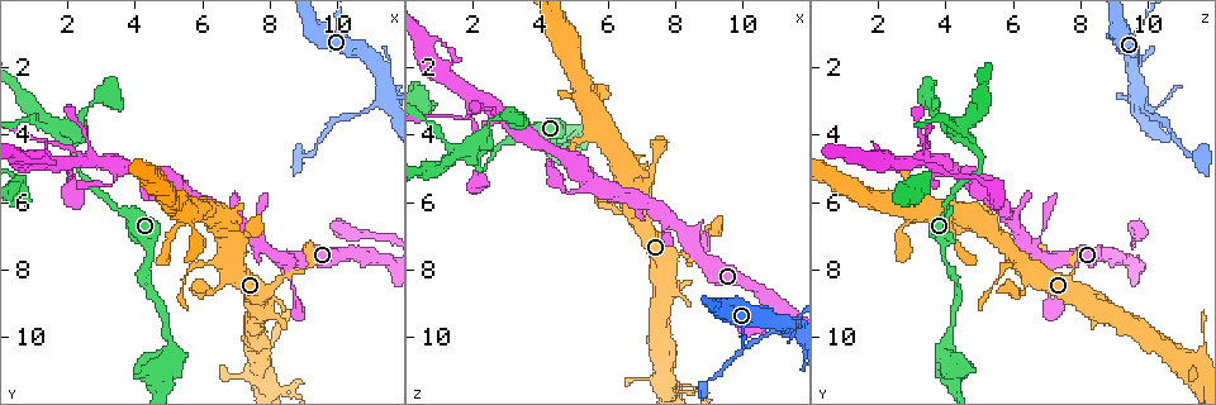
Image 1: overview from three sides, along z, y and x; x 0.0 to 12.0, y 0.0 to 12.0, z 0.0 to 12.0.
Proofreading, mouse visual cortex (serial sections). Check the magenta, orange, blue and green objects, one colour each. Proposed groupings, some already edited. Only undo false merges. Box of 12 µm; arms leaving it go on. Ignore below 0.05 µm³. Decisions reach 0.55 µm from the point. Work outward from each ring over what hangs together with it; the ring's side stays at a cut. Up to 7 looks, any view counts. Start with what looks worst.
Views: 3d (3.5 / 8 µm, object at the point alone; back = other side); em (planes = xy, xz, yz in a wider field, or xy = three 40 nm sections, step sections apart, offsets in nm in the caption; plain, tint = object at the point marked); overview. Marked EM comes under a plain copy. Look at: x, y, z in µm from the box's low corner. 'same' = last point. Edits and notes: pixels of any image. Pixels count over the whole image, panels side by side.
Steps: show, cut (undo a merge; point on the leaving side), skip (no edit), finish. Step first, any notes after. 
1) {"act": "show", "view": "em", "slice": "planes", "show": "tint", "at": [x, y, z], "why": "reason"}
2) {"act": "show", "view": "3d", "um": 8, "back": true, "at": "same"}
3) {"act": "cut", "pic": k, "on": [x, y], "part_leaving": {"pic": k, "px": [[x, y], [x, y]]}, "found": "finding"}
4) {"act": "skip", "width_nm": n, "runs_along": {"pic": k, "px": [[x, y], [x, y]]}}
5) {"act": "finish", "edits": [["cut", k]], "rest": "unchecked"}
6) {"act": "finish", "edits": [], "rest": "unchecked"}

{"act": "show", "view": "3d", "um": 3.5, "at": [1.9, 4.0, 4.6], "why": "calibre changes"}

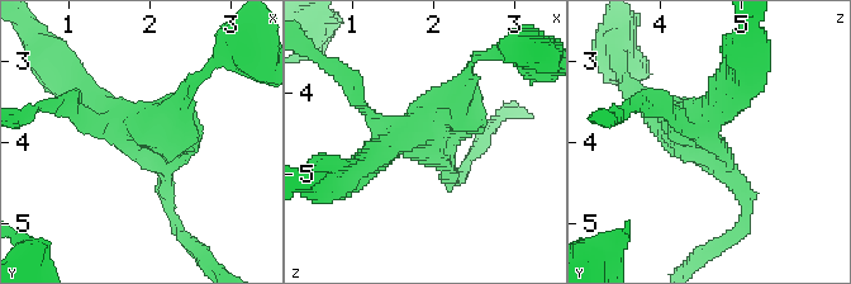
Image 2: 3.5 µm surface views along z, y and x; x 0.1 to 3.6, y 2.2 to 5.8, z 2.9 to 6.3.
{"act": "skip", "arm_widths_nm": [200, 200, 350, 350], "runs_along": {"pic": 2, "px": [[746, 204], [711, 138], [649, 103]]}, "found": "continuous, no second cell"}

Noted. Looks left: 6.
{"act": "show", "view": "3d", "um": 3.5, "at": [6.6, 8.3, 6.4], "why": "small branch off a trunk"}

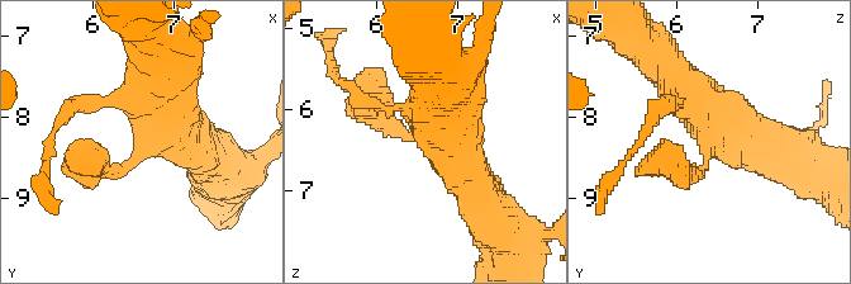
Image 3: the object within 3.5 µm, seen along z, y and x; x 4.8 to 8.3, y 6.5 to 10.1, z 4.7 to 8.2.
{"act": "show", "view": "em", "slice": "xy", "step": 3, "show": "tint", "at": [6.65, 8.30, 6.40], "arms": 4, "arm_widths_nm": [150, 150, 500, 500], "why": "now the EM"}

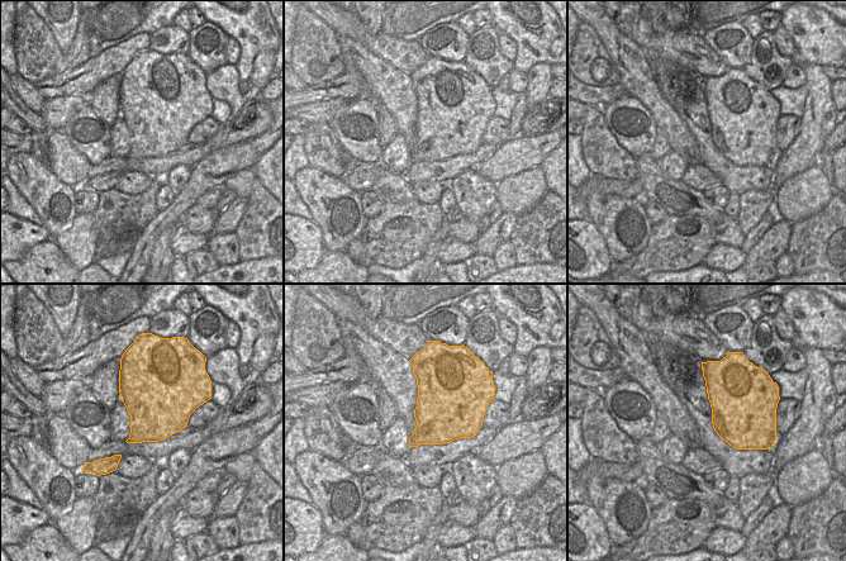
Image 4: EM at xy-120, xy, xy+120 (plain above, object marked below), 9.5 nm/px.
{"act": "show", "view": "em", "slice": "xy", "step": 1, "show": "tint", "at": "same", "why": "cut it another way"}

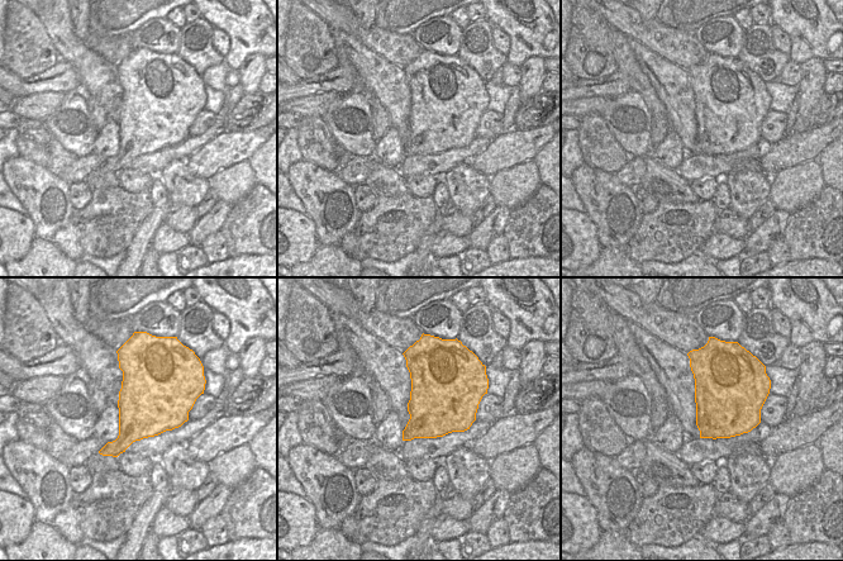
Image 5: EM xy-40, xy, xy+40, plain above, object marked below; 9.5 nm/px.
{"act": "skip", "runs_along": {"pic": 3, "px": [[775, 147], [711, 117], [652, 51]]}, "found": "all the same cell"}

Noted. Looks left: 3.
{"act": "show", "view": "3d", "um": 3.5, "at": [5.6, 6.5, 3.0], "why": "a narrow waist"}

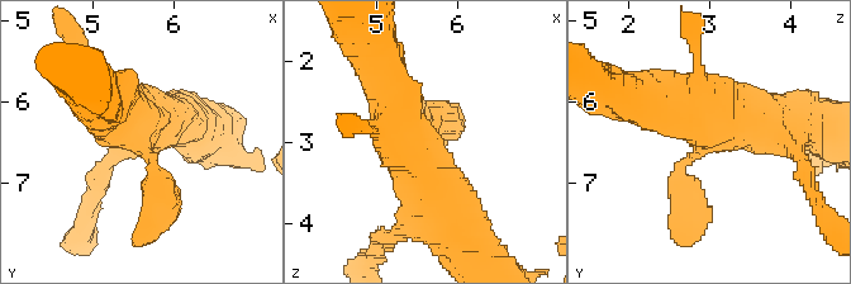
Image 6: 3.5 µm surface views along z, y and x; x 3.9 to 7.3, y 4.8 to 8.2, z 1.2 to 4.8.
{"act": "show", "view": "em", "slice": "xy", "step": 3, "show": "tint", "at": [5.50, 6.50, 2.95]}

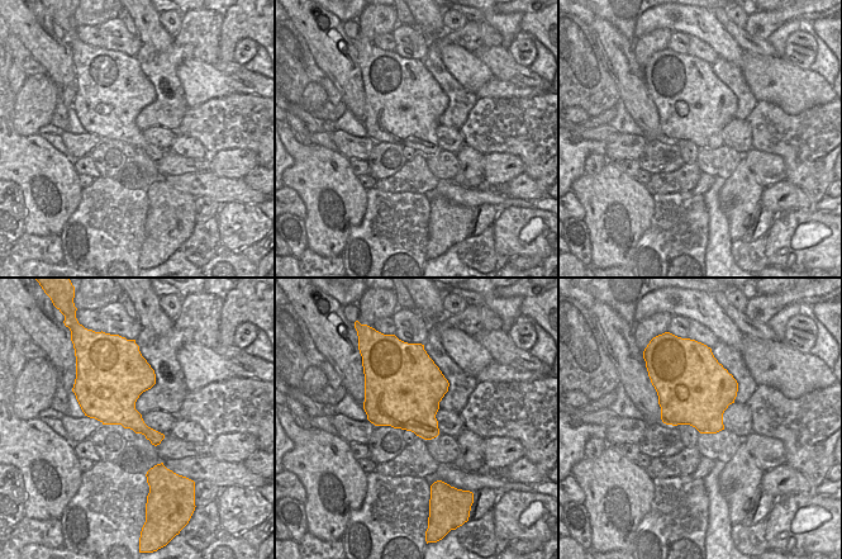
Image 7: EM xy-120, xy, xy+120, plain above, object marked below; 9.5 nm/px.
{"act": "skip", "runs_along": {"pic": 6, "px": [[460, 231], [405, 146], [389, 88]]}, "found": "one cell here"}

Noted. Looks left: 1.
{"act": "finish", "edits": [], "rest": "unchecked"}

